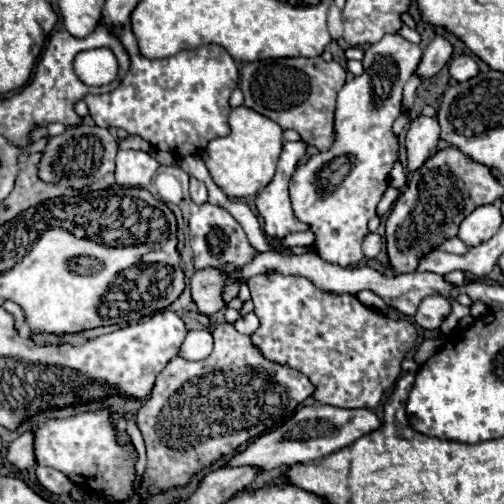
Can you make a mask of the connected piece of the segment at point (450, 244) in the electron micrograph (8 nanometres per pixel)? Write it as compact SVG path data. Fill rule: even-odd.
M450 238L446 242L440 244L440 250L446 250L446 252L452 252L452 254L466 254L468 252L468 246L460 240L460 238Z

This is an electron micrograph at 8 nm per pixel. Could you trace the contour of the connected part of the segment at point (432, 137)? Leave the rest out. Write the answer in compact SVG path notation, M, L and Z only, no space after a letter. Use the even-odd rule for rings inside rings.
M420 114L418 118L410 120L408 132L406 132L408 170L418 170L434 150L438 140L440 140L440 126L436 118L428 118Z

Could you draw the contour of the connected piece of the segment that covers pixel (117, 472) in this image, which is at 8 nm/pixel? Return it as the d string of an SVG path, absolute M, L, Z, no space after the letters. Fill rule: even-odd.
M108 410L46 422L34 434L34 454L38 464L64 472L76 484L80 480L94 492L102 492L108 500L124 502L132 496L130 486L134 480L136 450L116 444Z

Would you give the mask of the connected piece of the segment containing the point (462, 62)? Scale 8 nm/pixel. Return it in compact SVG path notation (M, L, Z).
M462 54L462 56L452 58L452 62L450 62L450 76L452 76L454 80L464 82L464 80L474 78L476 74L478 74L478 64L476 64L470 56Z

